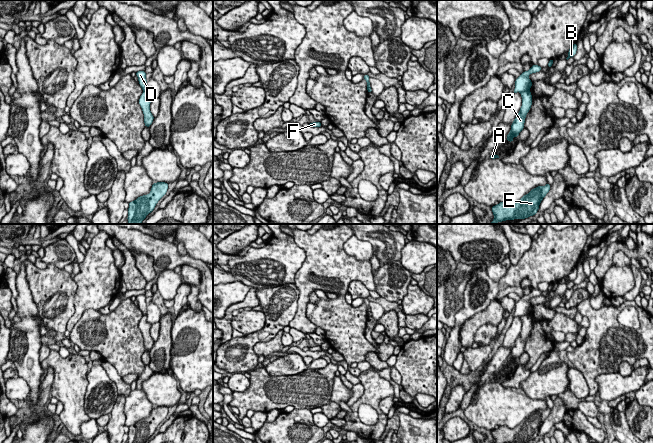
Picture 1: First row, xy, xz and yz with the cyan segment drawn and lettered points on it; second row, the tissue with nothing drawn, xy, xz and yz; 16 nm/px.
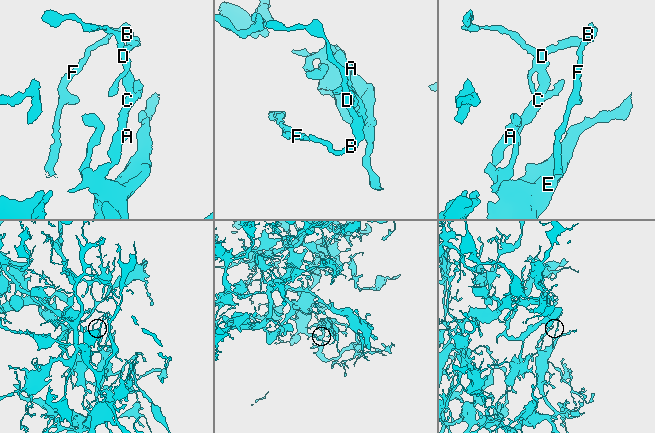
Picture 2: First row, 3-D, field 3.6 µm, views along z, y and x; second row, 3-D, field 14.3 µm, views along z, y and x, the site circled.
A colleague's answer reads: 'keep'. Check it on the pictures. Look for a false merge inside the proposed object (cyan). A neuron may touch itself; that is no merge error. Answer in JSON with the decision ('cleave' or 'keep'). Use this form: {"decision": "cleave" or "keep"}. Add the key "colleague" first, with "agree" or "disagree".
{"colleague": "disagree", "decision": "cleave"}

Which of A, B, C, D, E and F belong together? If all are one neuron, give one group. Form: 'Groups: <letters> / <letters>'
Groups: A C E / B D F

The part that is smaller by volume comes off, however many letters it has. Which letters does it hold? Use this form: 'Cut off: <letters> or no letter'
Cut off: B, D, F

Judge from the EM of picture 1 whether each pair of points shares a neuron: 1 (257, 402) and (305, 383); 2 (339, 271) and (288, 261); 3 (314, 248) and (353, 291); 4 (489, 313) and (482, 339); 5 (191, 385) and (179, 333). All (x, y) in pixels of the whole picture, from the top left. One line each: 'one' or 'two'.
1: one
2: two
3: two
4: two
5: one

